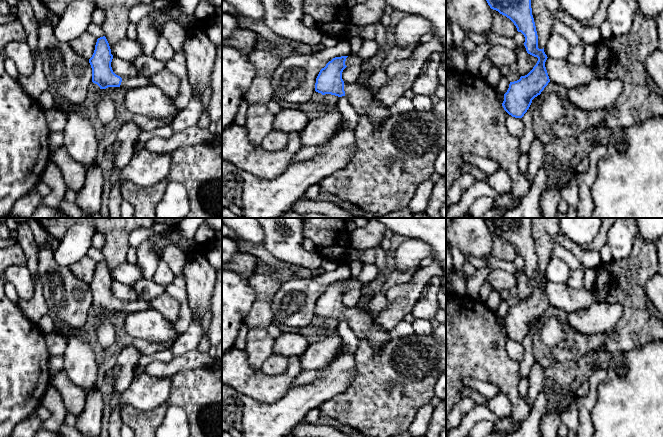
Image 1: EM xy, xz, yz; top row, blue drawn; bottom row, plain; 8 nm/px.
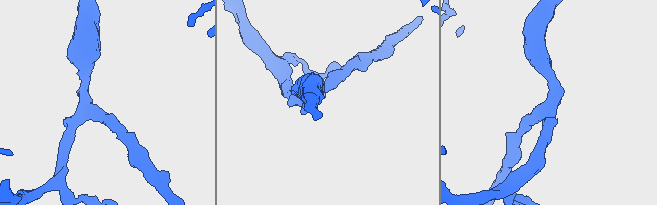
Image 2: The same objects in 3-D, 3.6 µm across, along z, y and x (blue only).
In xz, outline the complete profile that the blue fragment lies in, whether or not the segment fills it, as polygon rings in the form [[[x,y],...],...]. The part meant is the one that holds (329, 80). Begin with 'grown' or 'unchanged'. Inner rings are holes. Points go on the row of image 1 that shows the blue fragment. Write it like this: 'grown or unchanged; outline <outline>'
grown; outline [[[348,56],[335,57],[320,70],[316,78],[315,91],[321,93],[322,95],[331,94],[338,97],[345,96],[360,116],[367,116],[371,119],[374,126],[379,128],[392,114],[388,107],[380,104],[365,87],[359,85],[358,83],[347,84],[343,81],[342,72],[347,67],[345,65],[347,57]]]

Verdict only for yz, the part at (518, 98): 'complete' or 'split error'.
complete

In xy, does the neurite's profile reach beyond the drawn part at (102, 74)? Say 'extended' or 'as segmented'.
extended

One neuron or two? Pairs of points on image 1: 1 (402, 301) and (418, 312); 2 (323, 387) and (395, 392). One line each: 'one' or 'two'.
1: two
2: two

